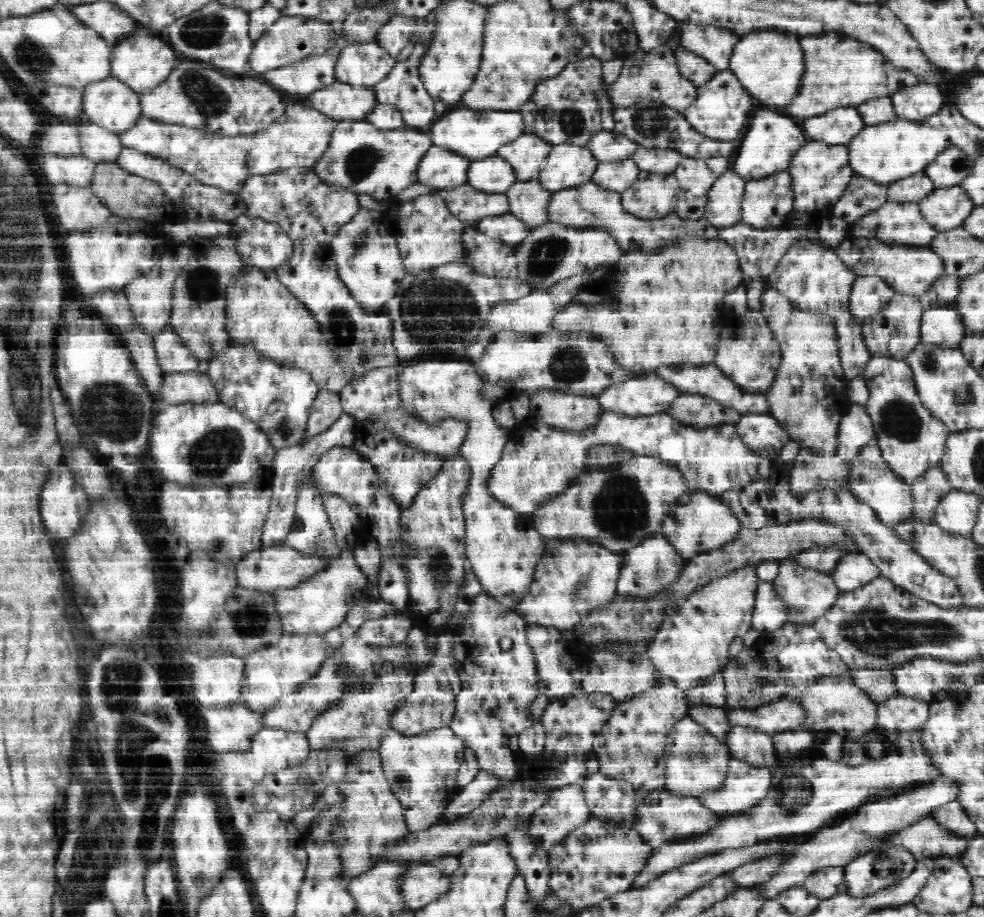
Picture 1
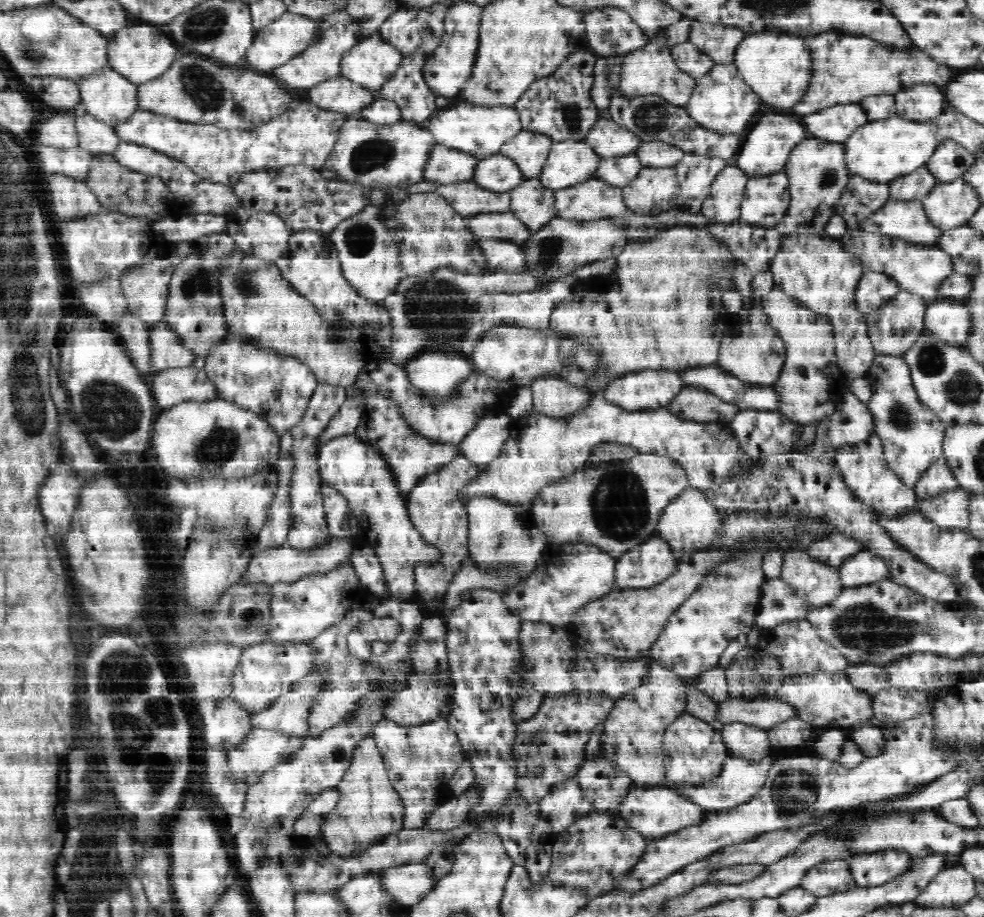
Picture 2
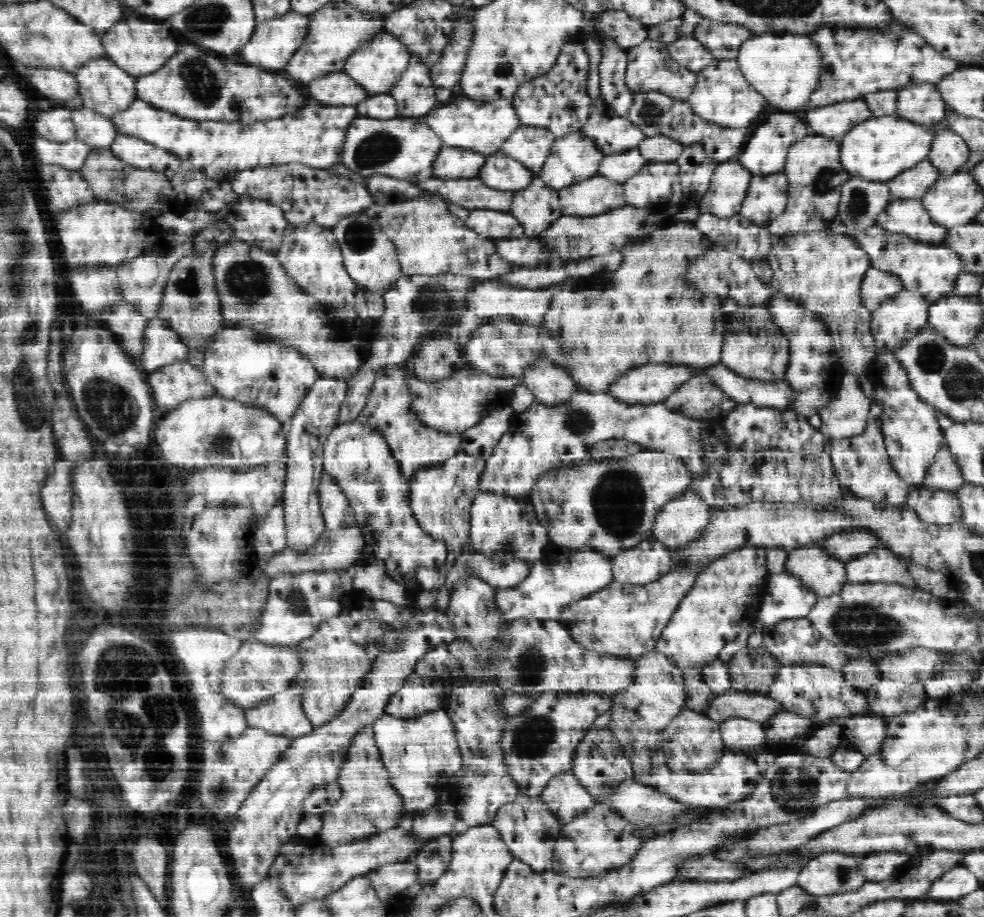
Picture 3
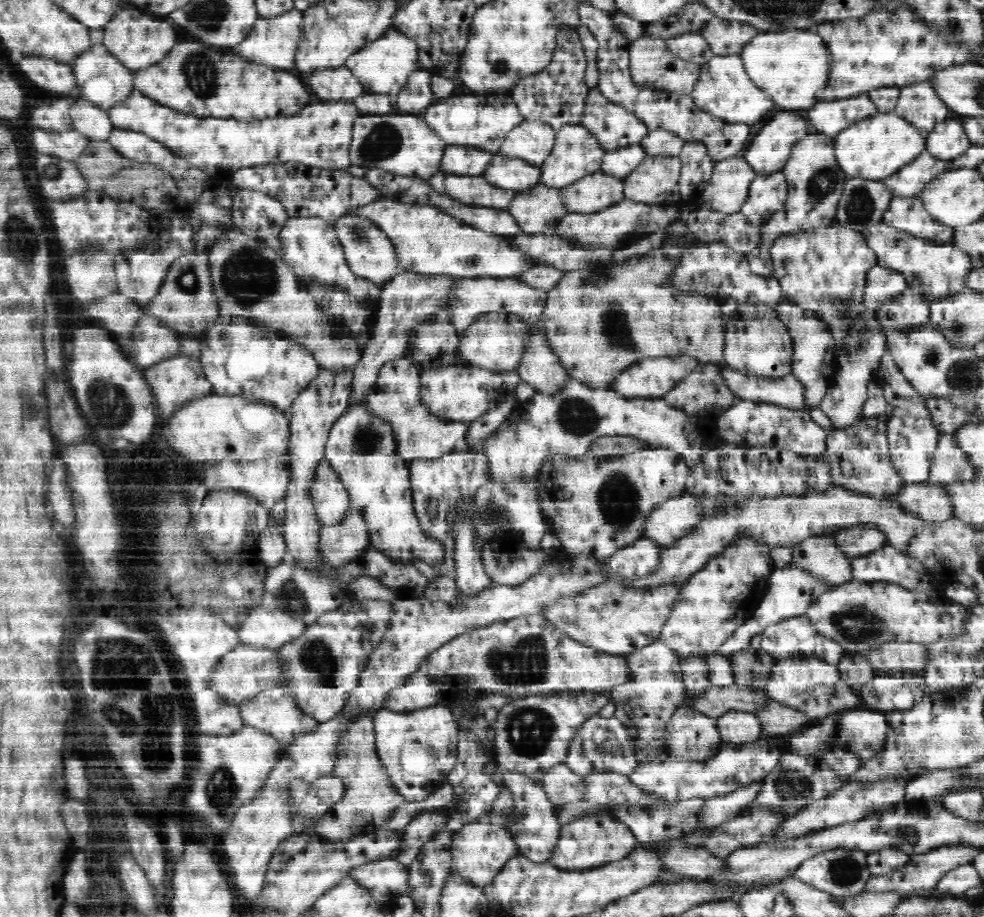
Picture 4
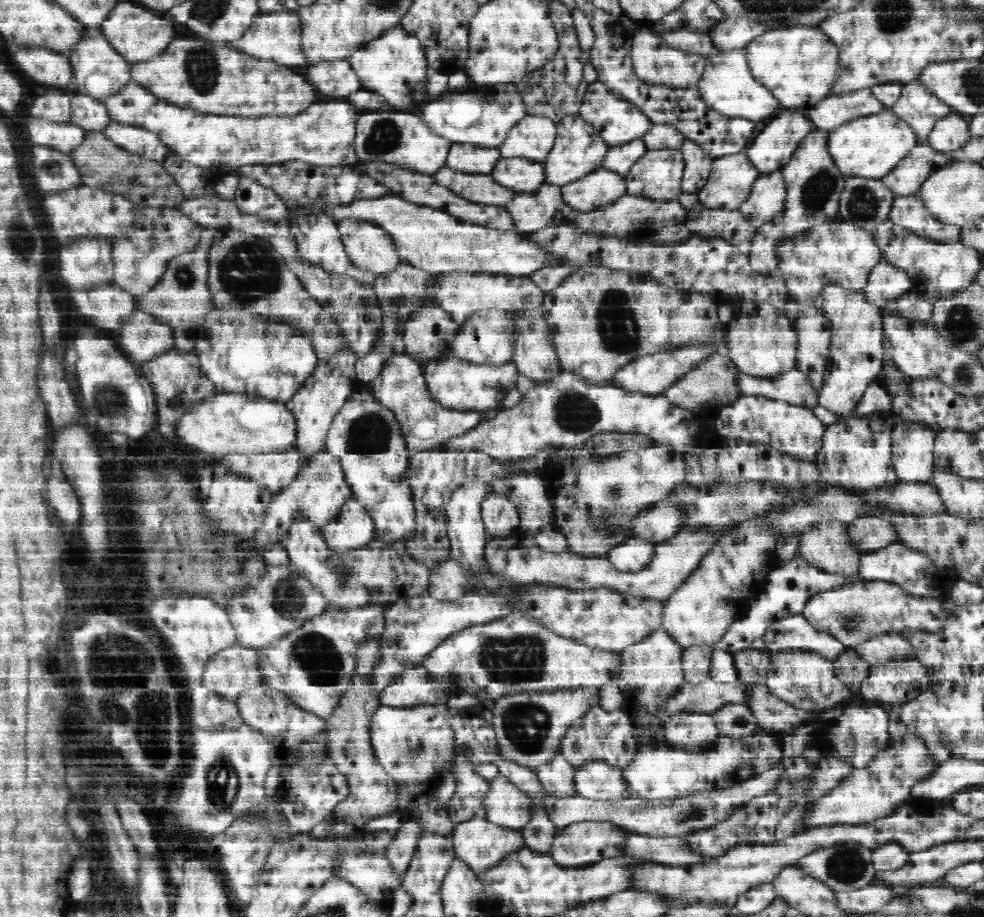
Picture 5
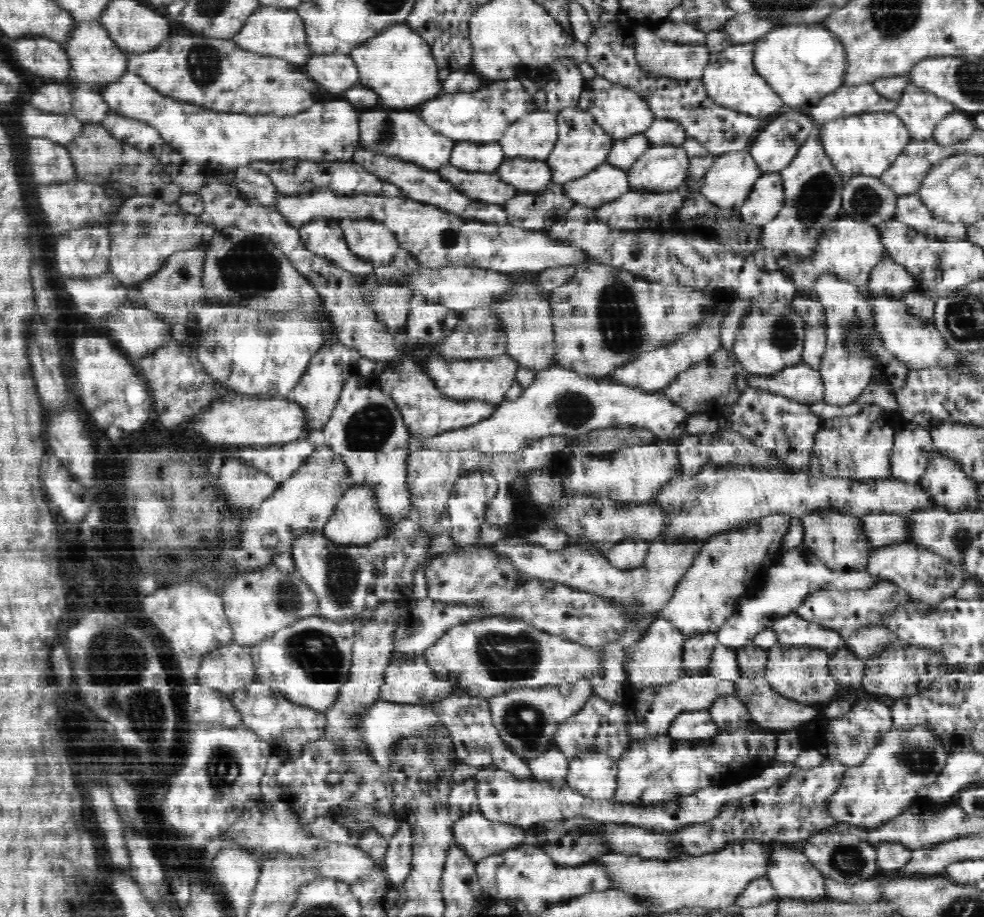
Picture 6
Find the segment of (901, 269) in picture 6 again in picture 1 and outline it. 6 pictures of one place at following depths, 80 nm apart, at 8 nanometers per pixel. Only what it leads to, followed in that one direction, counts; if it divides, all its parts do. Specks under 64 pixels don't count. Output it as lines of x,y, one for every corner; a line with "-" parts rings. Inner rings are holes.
862,276
853,282
849,308
857,322
863,324
868,316
876,315
896,292
878,276

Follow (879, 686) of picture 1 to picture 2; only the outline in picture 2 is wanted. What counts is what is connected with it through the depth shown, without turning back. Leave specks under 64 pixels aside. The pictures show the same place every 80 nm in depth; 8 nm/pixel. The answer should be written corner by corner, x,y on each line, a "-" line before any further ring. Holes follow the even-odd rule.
867,661
850,664
845,673
850,679
850,684
864,690
864,692
868,692
868,694
878,694
880,690
890,685
888,684
886,668

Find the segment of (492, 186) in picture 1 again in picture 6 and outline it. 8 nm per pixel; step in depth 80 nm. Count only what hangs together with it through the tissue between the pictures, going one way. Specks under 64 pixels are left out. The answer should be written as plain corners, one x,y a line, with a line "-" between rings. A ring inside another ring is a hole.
506,158
494,172
502,174
502,182
510,183
522,192
544,190
553,182
552,167
538,159

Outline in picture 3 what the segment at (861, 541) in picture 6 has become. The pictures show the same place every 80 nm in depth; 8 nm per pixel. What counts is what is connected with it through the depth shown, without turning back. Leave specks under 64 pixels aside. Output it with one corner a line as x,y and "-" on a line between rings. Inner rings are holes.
820,541
789,551
784,571
809,586
818,599
839,594
848,583
845,563
834,560
833,555
821,546

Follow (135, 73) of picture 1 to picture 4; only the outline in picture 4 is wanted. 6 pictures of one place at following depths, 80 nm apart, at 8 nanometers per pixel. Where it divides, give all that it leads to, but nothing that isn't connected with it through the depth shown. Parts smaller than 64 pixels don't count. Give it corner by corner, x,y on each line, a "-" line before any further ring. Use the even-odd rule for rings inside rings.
136,8
116,11
114,18
108,22
103,32
103,43
108,47
109,53
116,55
117,59
133,72
166,58
171,47
177,42
177,38
174,38
176,34
170,24
166,24
164,20
158,22
150,16
144,16
136,12

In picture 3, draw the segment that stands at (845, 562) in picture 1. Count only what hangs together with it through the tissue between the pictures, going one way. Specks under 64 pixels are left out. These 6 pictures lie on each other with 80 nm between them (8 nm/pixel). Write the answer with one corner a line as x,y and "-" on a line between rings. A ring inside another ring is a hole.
876,546
869,553
858,555
845,563
846,580
848,583
896,583
911,589
916,589
915,582
911,578
909,570
903,566
904,559
884,546

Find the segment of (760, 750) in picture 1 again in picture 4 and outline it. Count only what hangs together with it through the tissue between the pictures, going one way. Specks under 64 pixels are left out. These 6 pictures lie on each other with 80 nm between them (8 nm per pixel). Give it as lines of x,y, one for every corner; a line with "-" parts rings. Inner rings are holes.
730,710
719,715
717,720
719,735
723,742
737,745
744,742
754,742
762,736
763,726
755,714
749,711

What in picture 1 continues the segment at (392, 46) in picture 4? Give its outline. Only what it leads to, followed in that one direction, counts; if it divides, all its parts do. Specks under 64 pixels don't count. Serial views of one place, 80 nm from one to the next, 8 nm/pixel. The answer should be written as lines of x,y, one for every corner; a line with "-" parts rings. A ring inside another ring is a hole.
375,40
346,45
335,66
336,80
352,86
377,85
397,64
385,47

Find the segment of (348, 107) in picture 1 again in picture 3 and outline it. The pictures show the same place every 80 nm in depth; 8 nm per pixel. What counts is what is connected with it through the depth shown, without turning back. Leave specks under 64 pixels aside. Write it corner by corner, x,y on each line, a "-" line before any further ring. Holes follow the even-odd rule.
344,70
335,71
330,74
320,76
320,78
314,78
312,82
307,86
309,96
314,96
320,104
326,106
358,106
361,102
364,102
366,98
370,96
364,87
356,82
353,78
350,78
349,74
346,74

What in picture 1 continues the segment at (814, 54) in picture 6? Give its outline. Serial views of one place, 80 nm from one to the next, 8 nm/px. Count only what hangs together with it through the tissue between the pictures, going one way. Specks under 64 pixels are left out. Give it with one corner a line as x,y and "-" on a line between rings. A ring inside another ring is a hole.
757,31
741,35
729,60
729,69
756,102
766,106
786,106
798,92
800,78
804,74
804,54
794,34
778,34

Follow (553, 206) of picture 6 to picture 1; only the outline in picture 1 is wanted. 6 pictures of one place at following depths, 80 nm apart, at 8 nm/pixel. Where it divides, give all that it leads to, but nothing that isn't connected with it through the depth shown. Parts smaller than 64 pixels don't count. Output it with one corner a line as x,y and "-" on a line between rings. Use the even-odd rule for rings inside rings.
530,179
528,181
516,181
505,195
509,198
509,213
517,216
528,227
536,229
545,225
549,220
549,202
552,198
552,192
546,190
540,183
539,179

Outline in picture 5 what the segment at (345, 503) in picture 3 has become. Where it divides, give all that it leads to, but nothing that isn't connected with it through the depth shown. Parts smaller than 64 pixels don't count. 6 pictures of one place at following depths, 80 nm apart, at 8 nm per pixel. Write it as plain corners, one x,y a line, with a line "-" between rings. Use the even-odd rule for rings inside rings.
319,452
301,467
296,478
284,490
271,496
266,511
263,512
262,526
252,535
258,552
266,550
270,544
281,544
281,540
288,537
290,525
296,521
306,520
320,529
338,517
343,503
352,495
351,485
346,482
341,465
330,452

